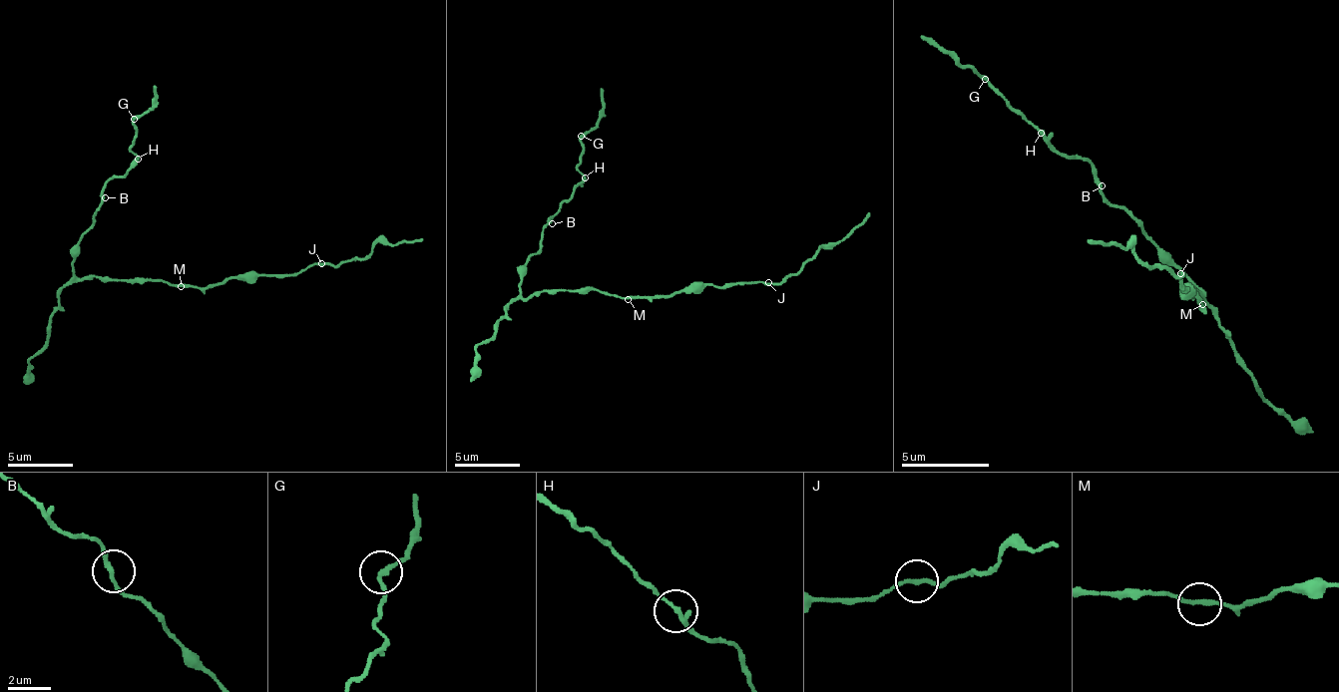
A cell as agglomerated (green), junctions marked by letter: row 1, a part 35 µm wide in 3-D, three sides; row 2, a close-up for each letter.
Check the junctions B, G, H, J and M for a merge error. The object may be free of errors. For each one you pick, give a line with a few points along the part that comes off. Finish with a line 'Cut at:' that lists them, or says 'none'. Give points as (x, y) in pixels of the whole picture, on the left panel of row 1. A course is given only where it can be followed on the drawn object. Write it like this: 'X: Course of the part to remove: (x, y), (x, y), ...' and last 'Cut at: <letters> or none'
Cut at: none

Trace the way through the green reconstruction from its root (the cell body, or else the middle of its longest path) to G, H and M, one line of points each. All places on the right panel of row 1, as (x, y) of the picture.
G: (1189, 295), (1202, 291), (1102, 194), (1098, 172), (1085, 160), (1067, 160), (983, 81)
H: (1189, 295), (1202, 291), (1102, 194), (1098, 172), (1085, 160), (1067, 160), (1041, 133)
M: (1189, 295), (1202, 304)

